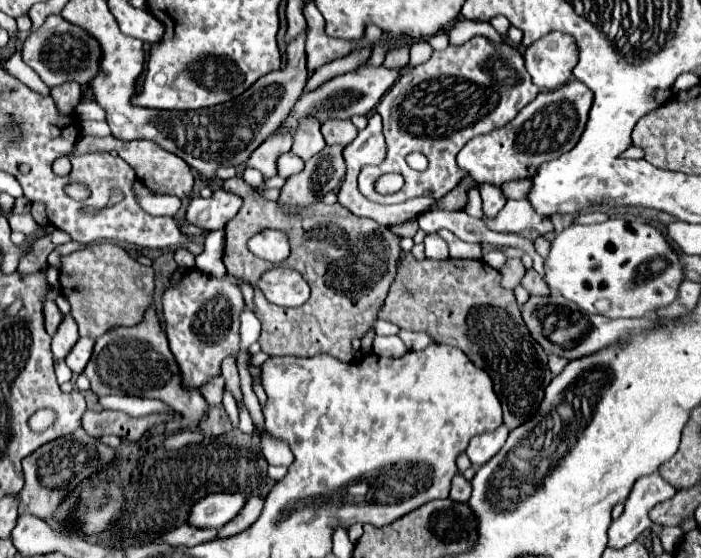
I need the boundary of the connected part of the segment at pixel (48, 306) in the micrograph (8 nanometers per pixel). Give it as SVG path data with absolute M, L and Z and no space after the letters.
M45 301L43 313L45 313L45 331L47 331L49 335L53 335L53 333L57 331L57 327L59 327L63 315L61 315L61 311L57 309L57 305L55 305L53 301Z

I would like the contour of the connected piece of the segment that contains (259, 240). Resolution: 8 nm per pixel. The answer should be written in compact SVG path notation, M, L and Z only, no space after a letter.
M261 231L255 233L249 239L249 251L255 257L261 257L265 261L271 263L281 263L289 257L289 239L287 233L279 233L279 231Z

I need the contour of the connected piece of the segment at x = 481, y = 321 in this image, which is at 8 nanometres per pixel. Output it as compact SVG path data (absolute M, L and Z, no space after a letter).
M407 253L377 319L401 329L425 331L435 343L461 349L477 367L489 373L503 405L505 425L515 429L539 409L551 373L547 353L529 335L513 291L503 289L499 281L501 273L479 259L417 261Z

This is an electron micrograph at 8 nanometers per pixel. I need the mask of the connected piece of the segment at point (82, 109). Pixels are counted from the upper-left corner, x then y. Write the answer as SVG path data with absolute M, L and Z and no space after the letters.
M87 99L87 101L79 103L79 105L77 105L77 115L79 115L79 119L105 121L105 111L103 111L93 99Z

